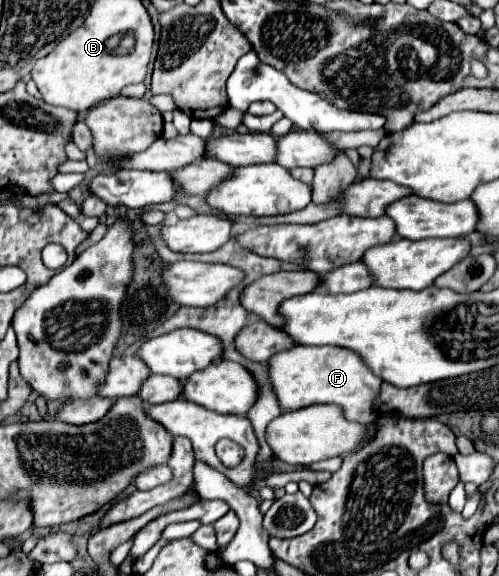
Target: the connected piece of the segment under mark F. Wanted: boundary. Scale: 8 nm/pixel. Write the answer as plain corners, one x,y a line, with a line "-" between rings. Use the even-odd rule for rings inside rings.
296,345
294,349
282,351
268,361
270,379
276,389
282,411
296,411
318,403
334,403
344,409
344,415
350,421
370,425
376,421
374,401
380,395
382,379
362,361
358,353
342,347
304,347

